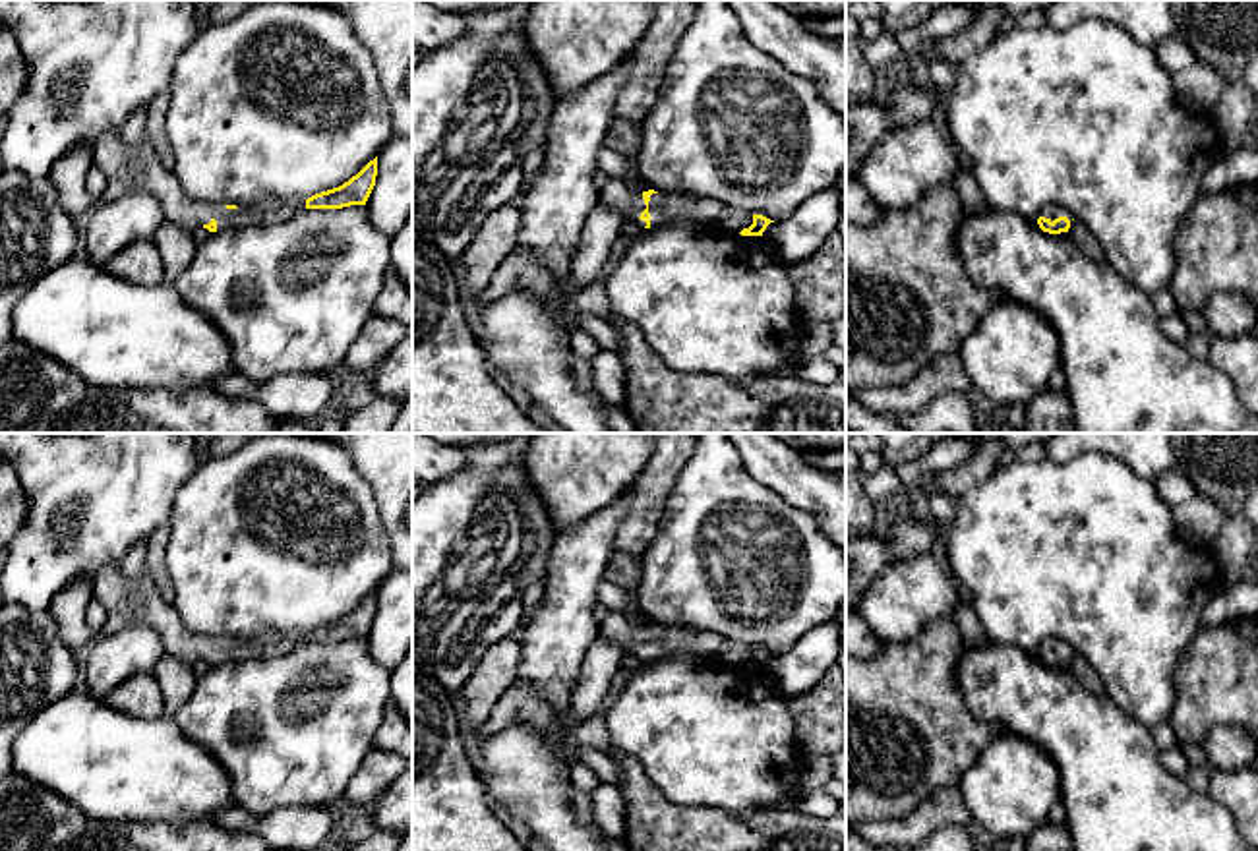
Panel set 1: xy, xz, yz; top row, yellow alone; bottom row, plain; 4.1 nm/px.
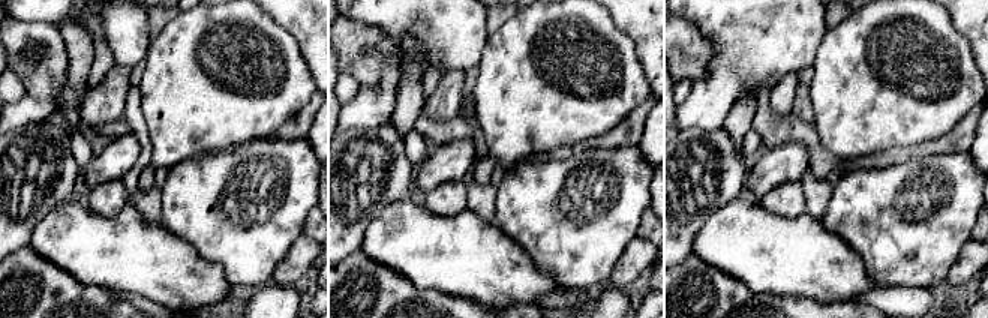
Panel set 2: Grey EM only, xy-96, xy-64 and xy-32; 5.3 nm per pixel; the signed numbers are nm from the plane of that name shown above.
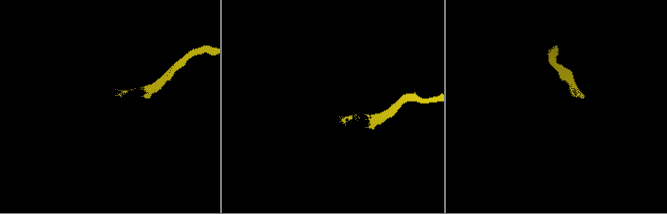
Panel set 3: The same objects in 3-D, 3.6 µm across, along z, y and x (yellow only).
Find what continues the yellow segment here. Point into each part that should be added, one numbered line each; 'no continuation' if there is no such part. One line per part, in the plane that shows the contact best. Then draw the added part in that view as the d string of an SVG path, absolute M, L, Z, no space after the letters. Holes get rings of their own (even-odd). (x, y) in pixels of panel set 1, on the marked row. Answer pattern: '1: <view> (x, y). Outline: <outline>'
1: xz (616, 196). Outline: M610 176L608 184L598 193L598 201L608 209L619 211L625 220L631 220L641 228L646 226L646 222L639 219L646 209L643 191L631 191L623 180Z

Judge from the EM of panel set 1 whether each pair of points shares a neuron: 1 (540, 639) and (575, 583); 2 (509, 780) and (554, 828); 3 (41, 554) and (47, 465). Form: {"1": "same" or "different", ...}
{"1": "same", "2": "same", "3": "same"}

